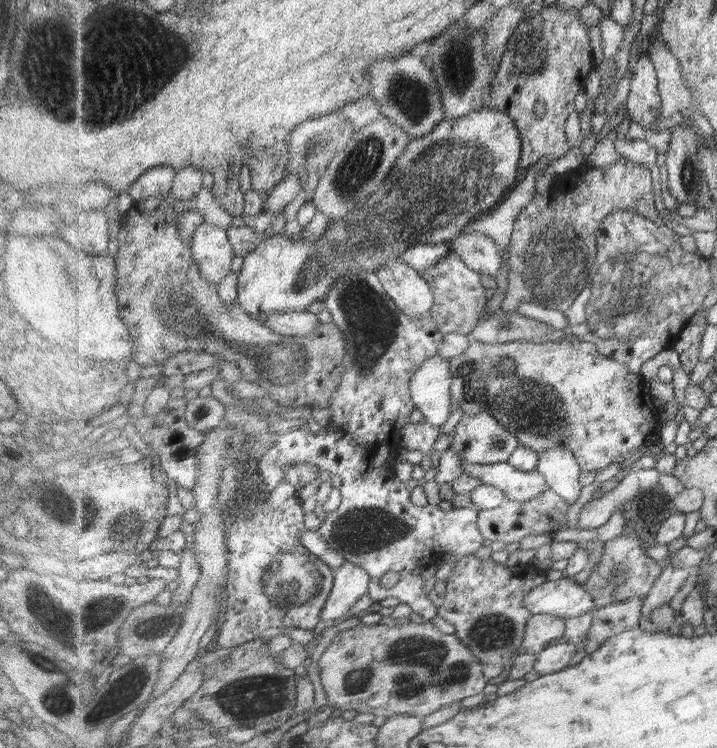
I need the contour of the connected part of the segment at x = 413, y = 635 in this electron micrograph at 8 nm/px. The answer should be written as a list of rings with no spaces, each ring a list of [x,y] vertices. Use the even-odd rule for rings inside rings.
[[[405,622],[392,627],[383,624],[360,624],[338,632],[318,660],[320,682],[331,706],[341,711],[354,710],[385,718],[397,715],[424,717],[461,702],[464,698],[483,693],[488,679],[483,676],[483,663],[463,645],[456,634],[443,634],[431,622]]]

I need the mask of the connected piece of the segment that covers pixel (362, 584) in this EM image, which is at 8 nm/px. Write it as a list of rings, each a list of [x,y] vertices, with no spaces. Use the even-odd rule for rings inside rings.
[[[346,562],[334,570],[334,590],[331,592],[327,605],[321,614],[323,621],[337,620],[345,616],[357,600],[369,593],[371,576],[367,570]]]

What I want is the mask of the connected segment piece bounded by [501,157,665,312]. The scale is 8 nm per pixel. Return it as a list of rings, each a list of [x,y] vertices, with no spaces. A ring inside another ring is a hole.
[[[620,158],[607,167],[565,174],[547,195],[537,193],[515,221],[508,246],[508,292],[501,303],[505,312],[520,302],[534,302],[555,310],[571,310],[576,299],[591,286],[592,270],[599,254],[598,236],[602,223],[612,213],[631,210],[664,224],[655,210],[653,176],[643,164]]]

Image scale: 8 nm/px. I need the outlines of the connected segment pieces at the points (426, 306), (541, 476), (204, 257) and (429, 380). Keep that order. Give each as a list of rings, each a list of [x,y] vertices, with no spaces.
[[[389,258],[376,273],[390,297],[407,316],[419,319],[431,313],[435,297],[431,285],[420,275],[421,271]]]
[[[464,461],[465,473],[480,478],[485,484],[502,490],[509,499],[527,502],[547,491],[550,486],[543,470],[518,470],[508,462],[497,464],[473,464]]]
[[[204,221],[192,235],[190,243],[200,271],[210,283],[219,284],[233,271],[236,254],[228,230]]]
[[[440,355],[426,361],[414,374],[411,388],[418,410],[433,426],[443,426],[451,416],[453,371]]]

